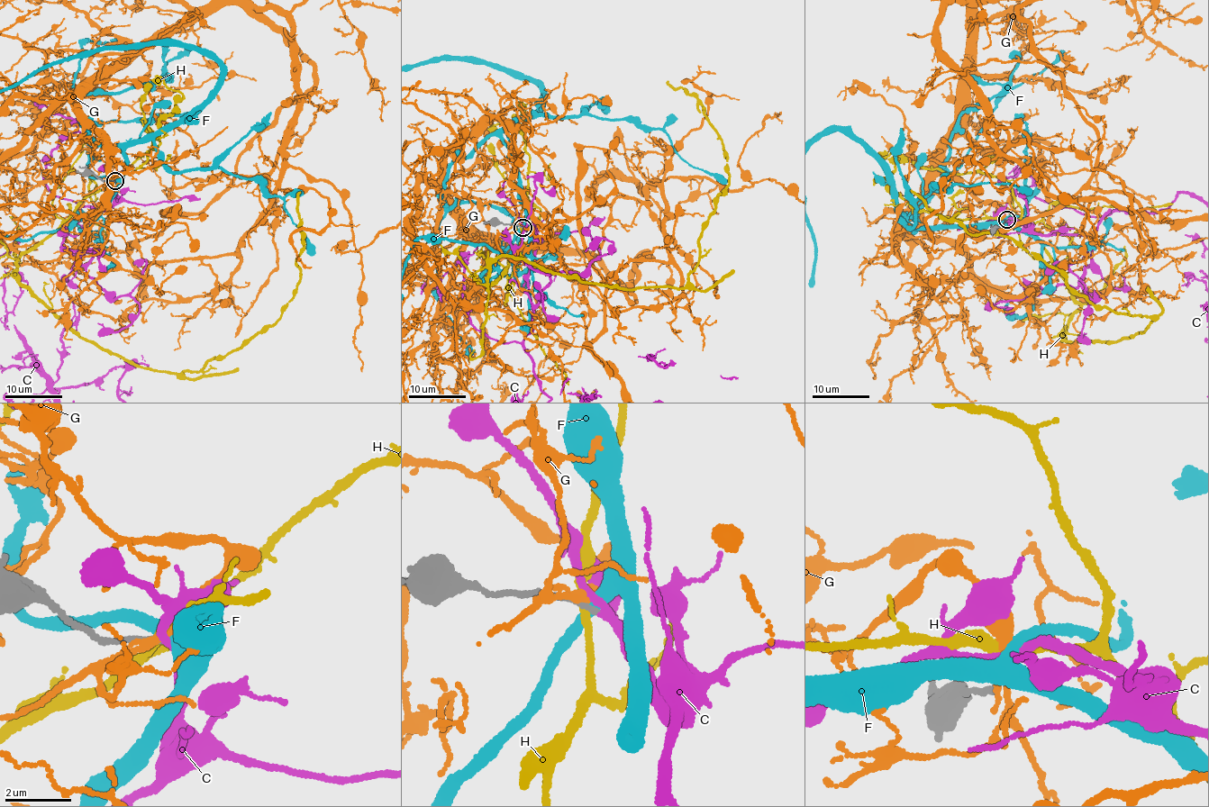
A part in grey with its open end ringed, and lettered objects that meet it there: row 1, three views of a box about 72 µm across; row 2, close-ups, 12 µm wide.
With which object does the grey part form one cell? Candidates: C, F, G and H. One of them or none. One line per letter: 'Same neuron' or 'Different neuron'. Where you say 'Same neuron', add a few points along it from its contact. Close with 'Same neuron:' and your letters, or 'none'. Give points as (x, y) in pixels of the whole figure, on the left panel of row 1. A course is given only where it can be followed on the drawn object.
C: Same neuron
F: Different neuron
G: Different neuron
H: Different neuron
Same neuron: C

